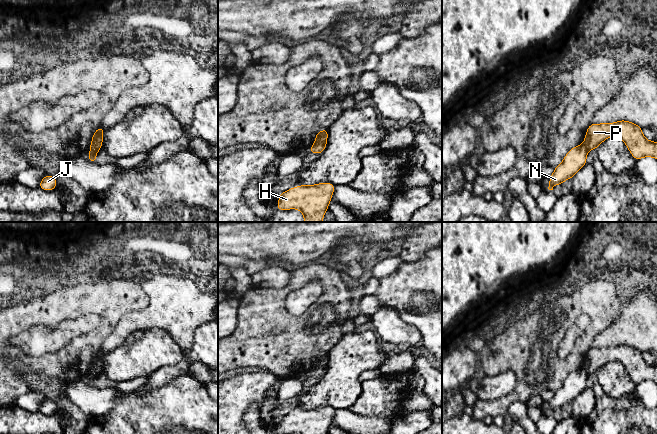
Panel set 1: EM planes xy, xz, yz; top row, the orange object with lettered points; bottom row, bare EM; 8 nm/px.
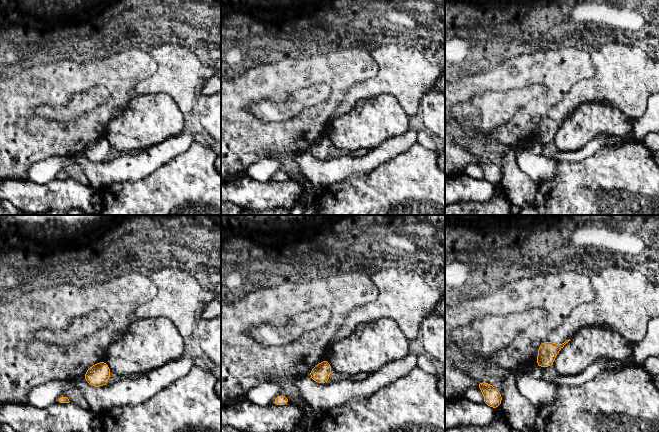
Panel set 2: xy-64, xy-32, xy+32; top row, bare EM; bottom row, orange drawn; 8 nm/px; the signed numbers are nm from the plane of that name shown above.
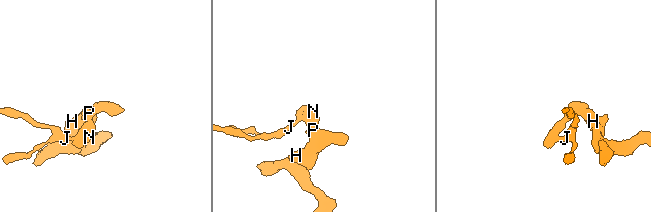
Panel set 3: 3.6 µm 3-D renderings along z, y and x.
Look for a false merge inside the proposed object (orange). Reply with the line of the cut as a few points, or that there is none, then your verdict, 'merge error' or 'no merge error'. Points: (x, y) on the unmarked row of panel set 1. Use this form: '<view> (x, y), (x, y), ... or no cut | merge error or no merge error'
xy (90, 371), (100, 372) | merge error

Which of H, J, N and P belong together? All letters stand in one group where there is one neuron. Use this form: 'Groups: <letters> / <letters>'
Groups: H P / J N

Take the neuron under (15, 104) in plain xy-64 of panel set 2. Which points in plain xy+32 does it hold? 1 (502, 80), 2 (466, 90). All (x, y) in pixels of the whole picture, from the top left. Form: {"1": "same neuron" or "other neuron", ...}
{"1": "same neuron", "2": "same neuron"}

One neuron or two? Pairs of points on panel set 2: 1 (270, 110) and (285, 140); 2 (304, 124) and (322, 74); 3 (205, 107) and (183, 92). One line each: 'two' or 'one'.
1: two
2: one
3: two

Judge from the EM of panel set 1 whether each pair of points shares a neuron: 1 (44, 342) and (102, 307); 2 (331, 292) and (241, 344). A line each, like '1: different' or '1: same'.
1: different
2: same

